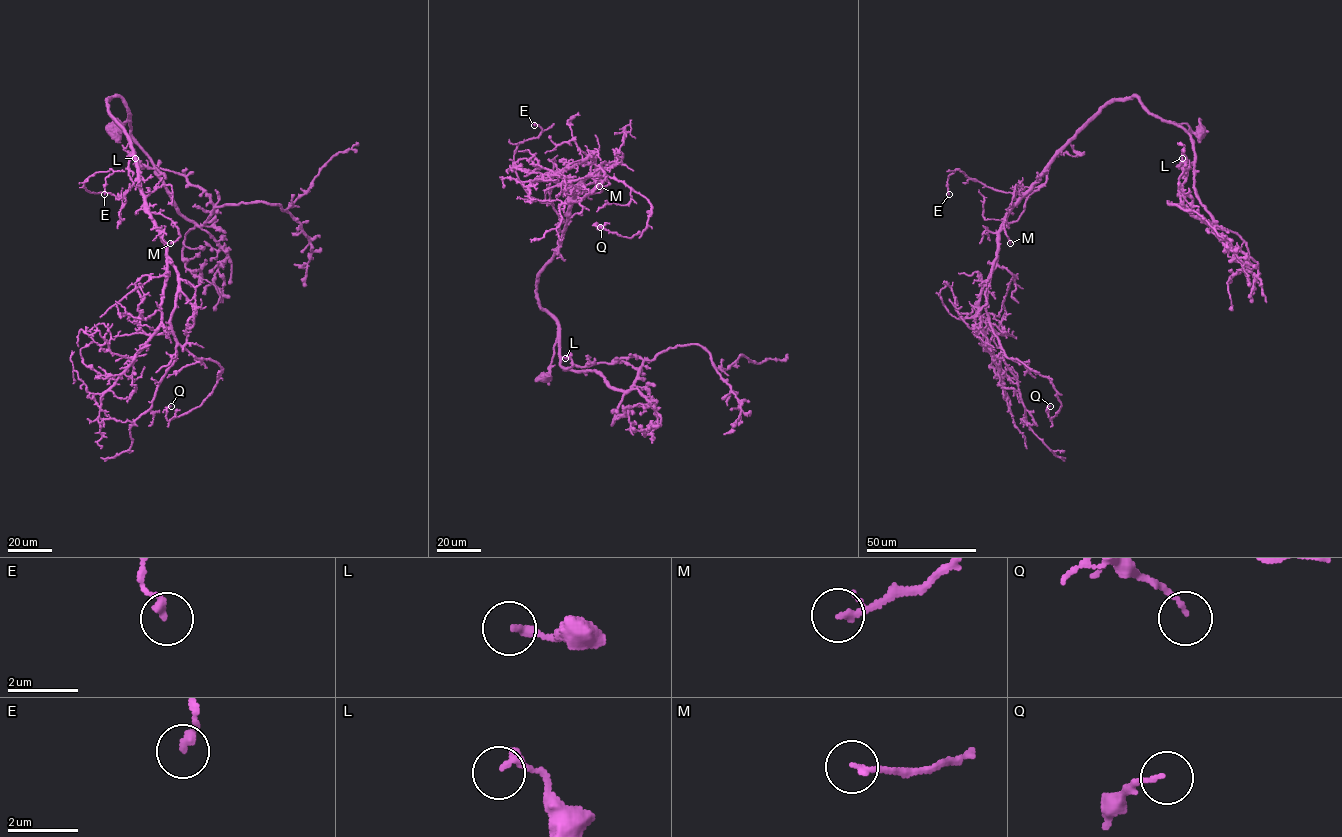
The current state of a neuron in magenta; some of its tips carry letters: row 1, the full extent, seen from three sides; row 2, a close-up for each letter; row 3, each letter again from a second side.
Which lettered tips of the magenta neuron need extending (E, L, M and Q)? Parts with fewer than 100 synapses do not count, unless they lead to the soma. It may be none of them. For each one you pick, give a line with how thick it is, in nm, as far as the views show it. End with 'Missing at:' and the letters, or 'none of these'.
Missing at: none of these

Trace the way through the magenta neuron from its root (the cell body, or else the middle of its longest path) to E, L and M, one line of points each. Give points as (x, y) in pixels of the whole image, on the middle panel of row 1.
E: (544, 377), (558, 324), (540, 306), (536, 280), (562, 220), (516, 172), (517, 146), (543, 131), (534, 125)
L: (544, 377), (557, 338), (562, 367), (595, 371), (624, 391), (642, 363), (630, 356), (580, 366), (565, 358)
M: (544, 377), (549, 373), (558, 324), (540, 306), (538, 273), (557, 250), (575, 188), (609, 183), (599, 186)

